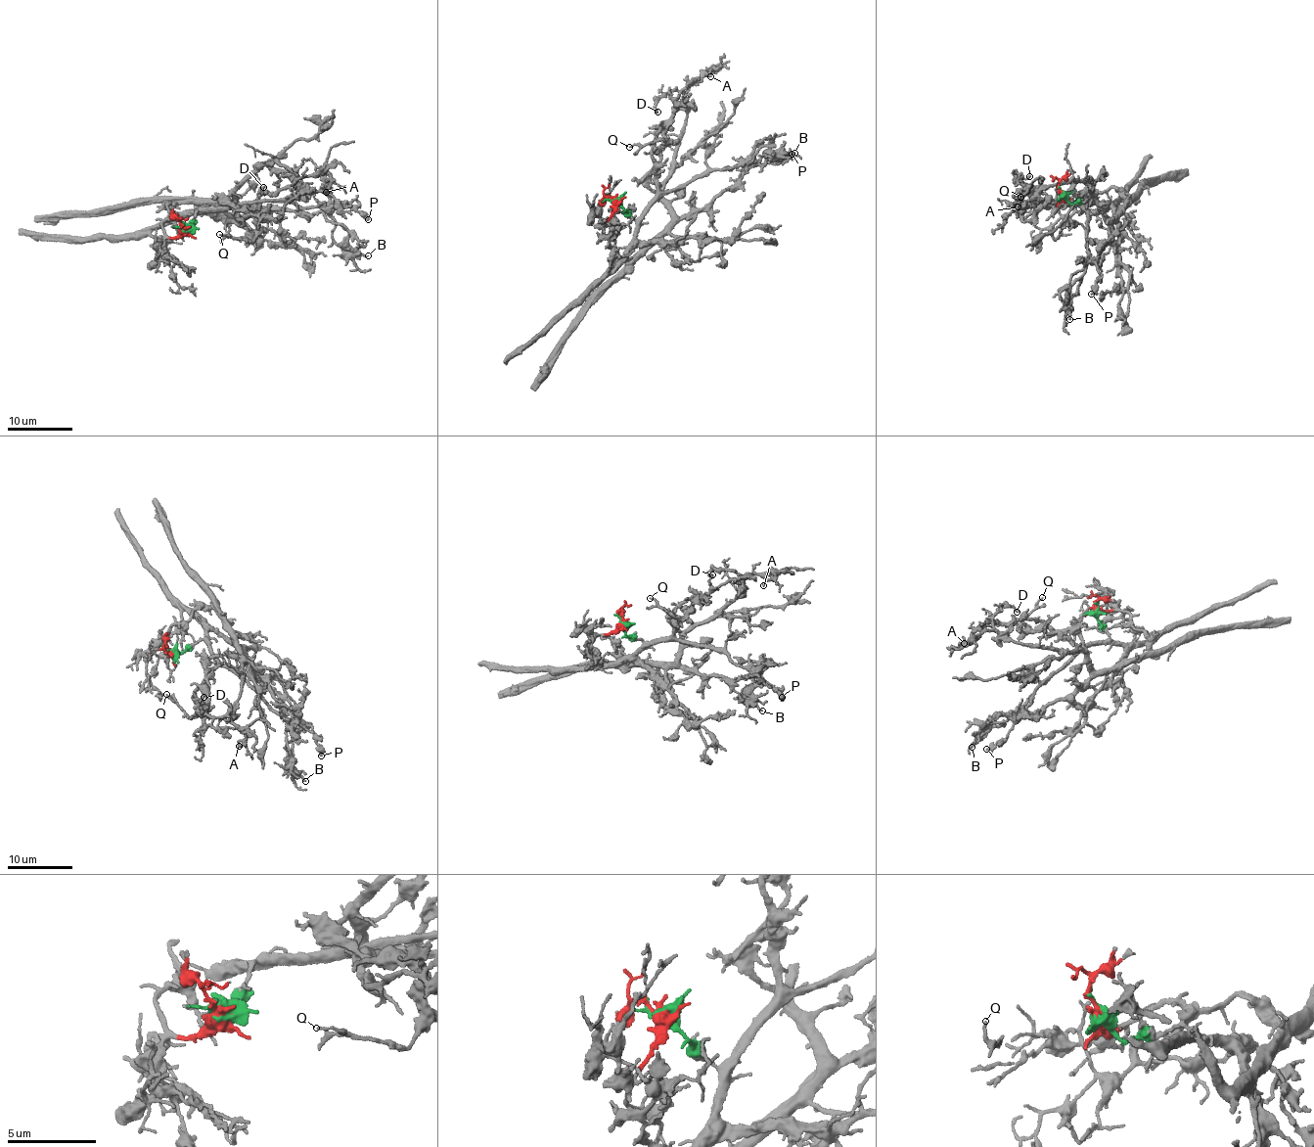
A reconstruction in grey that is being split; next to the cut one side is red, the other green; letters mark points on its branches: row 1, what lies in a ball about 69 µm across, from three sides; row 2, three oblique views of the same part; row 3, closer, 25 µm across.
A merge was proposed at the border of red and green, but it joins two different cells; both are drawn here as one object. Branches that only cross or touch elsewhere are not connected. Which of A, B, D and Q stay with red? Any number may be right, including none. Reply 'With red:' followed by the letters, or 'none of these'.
With red: A, D, Q

